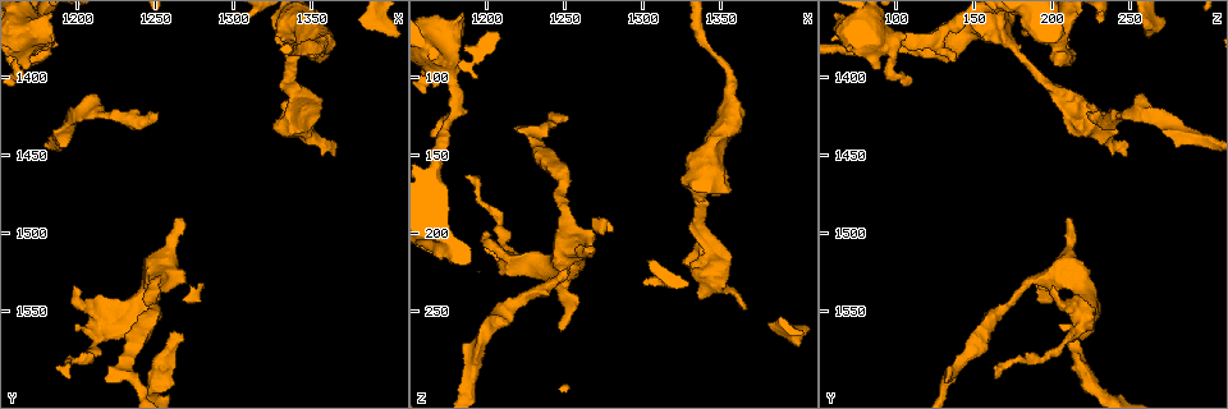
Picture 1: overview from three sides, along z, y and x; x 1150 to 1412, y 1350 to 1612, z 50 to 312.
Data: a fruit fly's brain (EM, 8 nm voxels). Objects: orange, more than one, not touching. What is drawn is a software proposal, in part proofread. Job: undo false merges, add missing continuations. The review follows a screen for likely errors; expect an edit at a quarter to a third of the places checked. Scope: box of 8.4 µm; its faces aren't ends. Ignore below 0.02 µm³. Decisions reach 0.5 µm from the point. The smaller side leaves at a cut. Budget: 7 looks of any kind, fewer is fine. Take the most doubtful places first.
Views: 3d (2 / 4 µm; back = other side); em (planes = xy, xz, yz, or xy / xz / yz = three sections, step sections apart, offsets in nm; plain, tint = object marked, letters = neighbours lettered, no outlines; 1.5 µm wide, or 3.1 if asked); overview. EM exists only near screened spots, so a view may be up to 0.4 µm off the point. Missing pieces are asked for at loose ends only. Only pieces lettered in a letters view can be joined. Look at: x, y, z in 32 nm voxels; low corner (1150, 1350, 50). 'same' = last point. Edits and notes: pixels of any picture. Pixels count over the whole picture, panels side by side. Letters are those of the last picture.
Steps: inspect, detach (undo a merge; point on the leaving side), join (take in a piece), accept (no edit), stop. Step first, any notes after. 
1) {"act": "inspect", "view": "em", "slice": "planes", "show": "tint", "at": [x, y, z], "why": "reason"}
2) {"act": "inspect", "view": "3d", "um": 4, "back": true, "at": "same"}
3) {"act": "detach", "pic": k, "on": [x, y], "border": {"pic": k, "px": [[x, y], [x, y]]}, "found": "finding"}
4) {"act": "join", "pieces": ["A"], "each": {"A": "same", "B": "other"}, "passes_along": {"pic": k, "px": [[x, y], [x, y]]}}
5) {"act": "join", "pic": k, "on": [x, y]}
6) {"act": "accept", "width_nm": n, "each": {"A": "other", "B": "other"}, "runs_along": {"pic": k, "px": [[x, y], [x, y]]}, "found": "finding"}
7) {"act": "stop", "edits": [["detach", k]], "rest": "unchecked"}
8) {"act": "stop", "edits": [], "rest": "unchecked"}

{"act": "inspect", "view": "em", "slice": "planes", "show": "letters", "at": [1250, 1424, 222], "why": "branch stops here"}

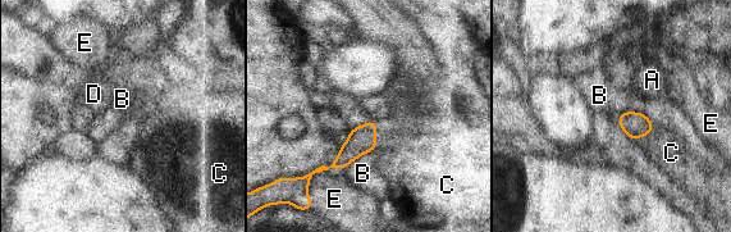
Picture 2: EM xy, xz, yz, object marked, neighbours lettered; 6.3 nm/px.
{"act": "accept", "width_nm": 160, "each": {"A": "other", "B": "other", "C": "other", "D": "other", "E": "other"}, "border": {"pic": 2, "px": [[620, 112], [642, 112], [654, 124]]}, "found": "none of them fits"}

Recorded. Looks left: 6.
{"act": "inspect", "view": "em", "slice": "planes", "show": "letters", "at": [1264, 1490, 210], "why": "free end"}

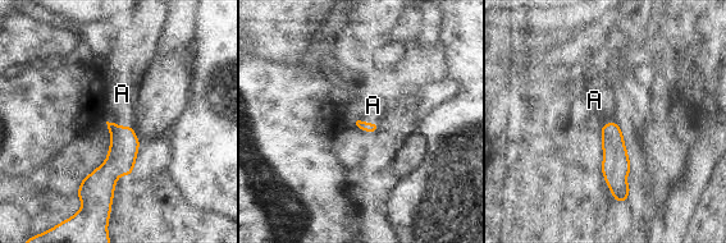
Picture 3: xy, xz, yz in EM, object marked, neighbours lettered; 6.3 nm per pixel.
{"act": "join", "pieces": ["A"], "each": {"A": "same"}, "found": "it goes on there"}

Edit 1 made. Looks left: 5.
{"act": "inspect", "view": "overview"}

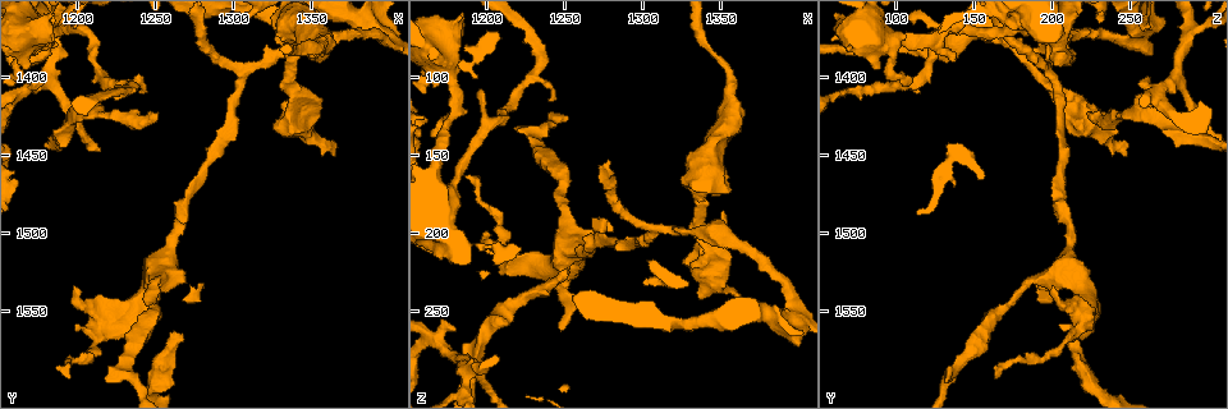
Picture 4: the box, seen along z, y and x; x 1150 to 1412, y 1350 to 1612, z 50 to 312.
{"act": "inspect", "view": "em", "slice": "planes", "show": "letters", "at": [1366, 1450, 246], "why": "branch stops here"}

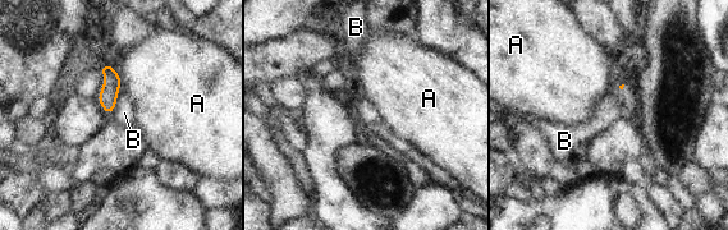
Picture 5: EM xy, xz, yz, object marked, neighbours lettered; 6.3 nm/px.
{"act": "accept", "each": {"A": "other", "B": "other"}, "border": {"pic": 5, "px": [[118, 96], [114, 110], [110, 114]]}, "found": "none of them fits"}

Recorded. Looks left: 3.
{"act": "stop", "edits": [["join", 3]], "rest": "unchecked"}

